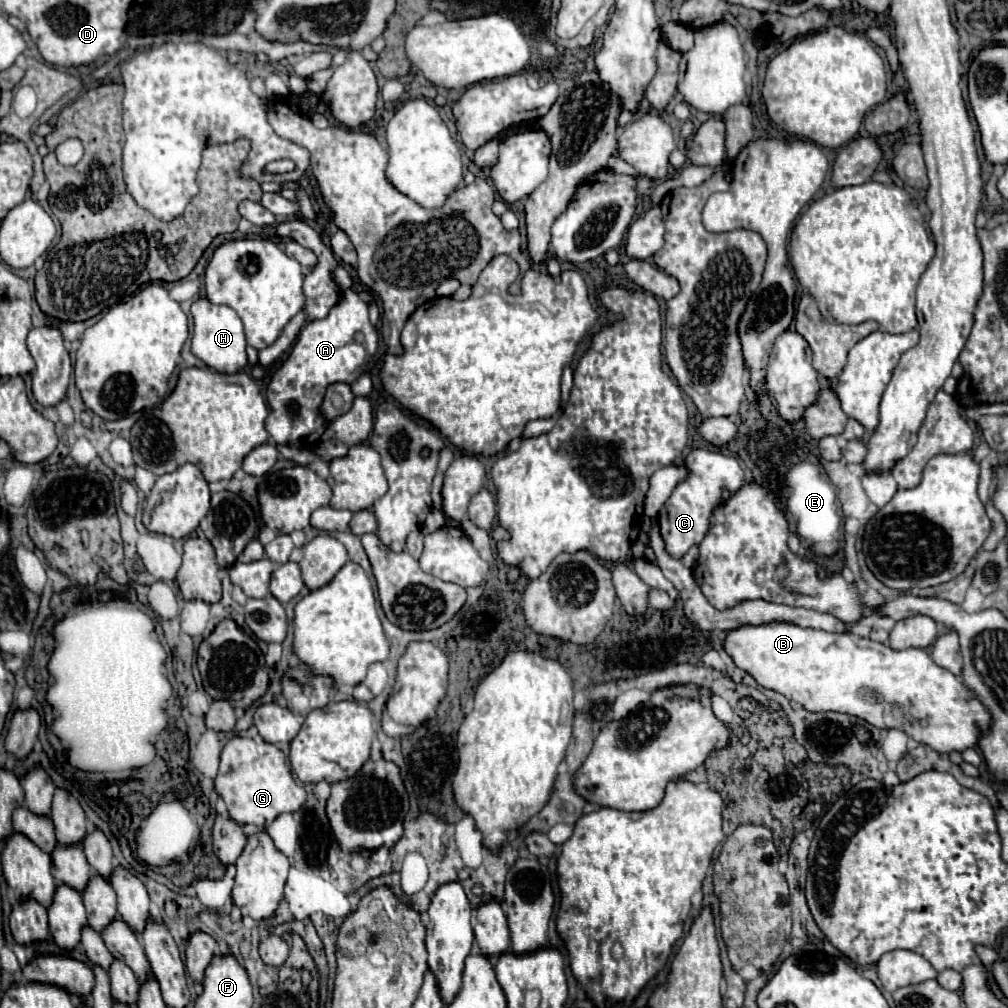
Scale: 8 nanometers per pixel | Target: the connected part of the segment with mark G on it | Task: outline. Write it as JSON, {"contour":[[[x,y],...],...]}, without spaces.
{"contour":[[[234,736],[222,750],[220,770],[214,784],[216,792],[226,802],[232,820],[240,826],[256,824],[260,830],[264,830],[278,814],[296,812],[306,802],[306,792],[296,784],[282,750],[260,738]]]}

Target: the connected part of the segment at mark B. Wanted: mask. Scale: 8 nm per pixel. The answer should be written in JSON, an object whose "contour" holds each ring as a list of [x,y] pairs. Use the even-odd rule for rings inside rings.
{"contour":[[[772,622],[772,624],[758,624],[758,626],[752,626],[752,624],[744,624],[740,628],[734,628],[734,630],[728,630],[726,632],[726,640],[724,640],[724,650],[730,654],[730,658],[734,660],[734,664],[738,668],[742,668],[744,672],[748,672],[760,686],[768,688],[768,690],[774,690],[774,692],[780,692],[784,694],[788,700],[800,704],[802,708],[806,708],[808,712],[828,712],[828,710],[834,710],[834,712],[844,712],[844,714],[850,714],[850,716],[856,716],[876,728],[898,728],[898,730],[904,730],[910,738],[914,738],[916,742],[920,744],[926,744],[938,752],[952,752],[952,750],[966,750],[966,748],[972,748],[976,746],[978,742],[978,734],[982,730],[986,730],[992,722],[992,716],[990,712],[980,704],[980,700],[962,684],[962,678],[954,676],[952,672],[940,668],[934,664],[934,660],[924,652],[924,650],[918,650],[918,648],[908,648],[908,650],[892,650],[890,646],[884,646],[880,642],[874,642],[870,638],[862,638],[862,636],[854,636],[854,634],[830,634],[830,632],[824,632],[824,630],[814,630],[814,628],[800,628],[796,624],[790,624],[790,622]]]}

